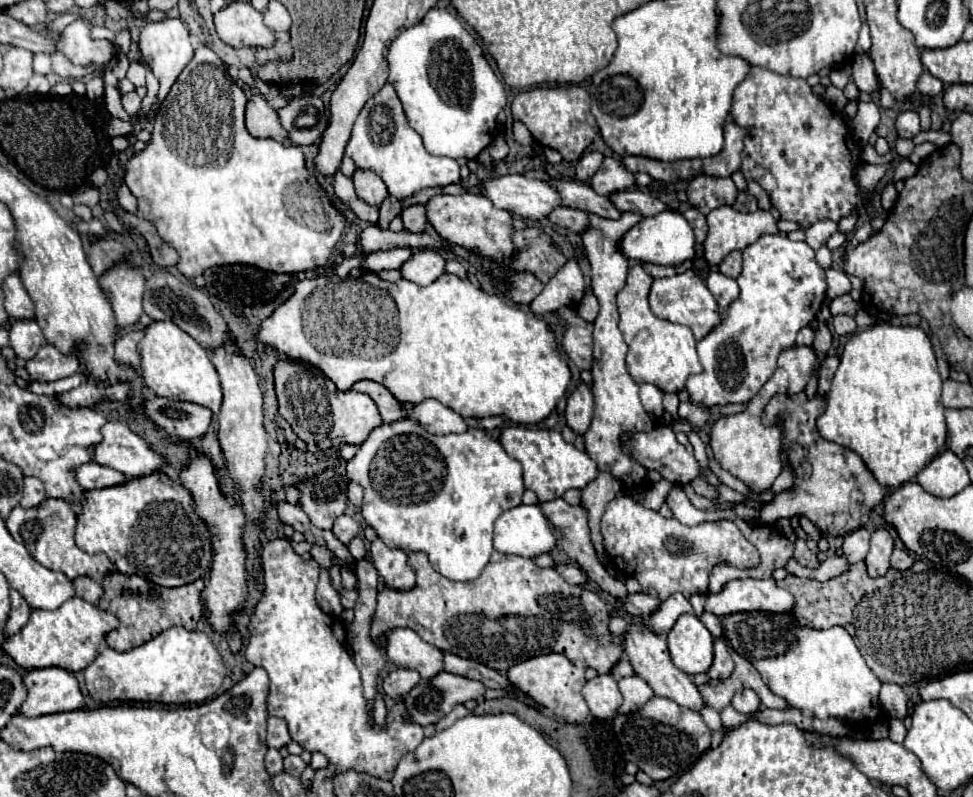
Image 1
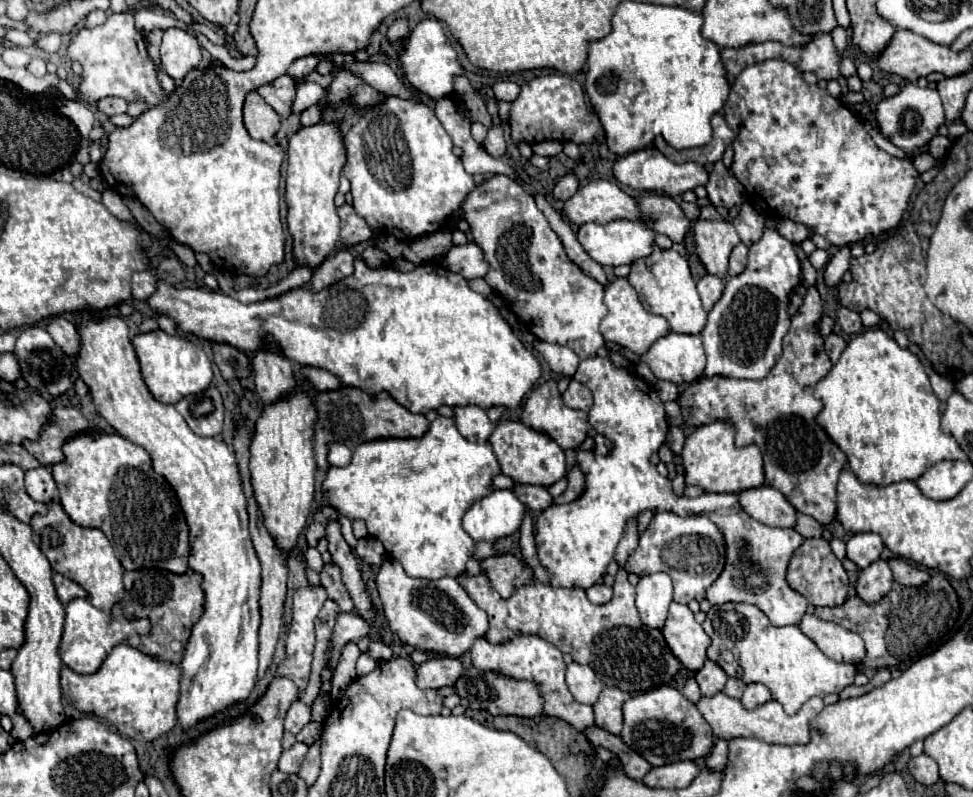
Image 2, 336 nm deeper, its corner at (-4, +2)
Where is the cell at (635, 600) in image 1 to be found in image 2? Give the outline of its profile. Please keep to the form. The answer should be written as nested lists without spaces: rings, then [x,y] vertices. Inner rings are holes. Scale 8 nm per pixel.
[[[595,584],[595,586],[587,588],[585,594],[593,604],[607,604],[611,600],[611,596],[613,596],[613,590],[609,586],[605,586],[605,584]]]

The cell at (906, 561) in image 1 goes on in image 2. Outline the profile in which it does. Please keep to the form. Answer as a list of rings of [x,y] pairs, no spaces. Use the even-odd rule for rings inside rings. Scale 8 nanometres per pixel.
[[[893,558],[889,560],[889,568],[893,572],[893,580],[903,584],[903,586],[921,586],[925,582],[929,582],[929,572],[911,564],[909,560],[901,560],[901,558]]]

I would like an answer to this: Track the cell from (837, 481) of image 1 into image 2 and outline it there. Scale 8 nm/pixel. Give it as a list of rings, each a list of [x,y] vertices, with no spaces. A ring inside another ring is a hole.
[[[815,286],[807,290],[803,304],[795,316],[791,316],[791,328],[783,340],[783,354],[771,372],[761,380],[737,380],[727,376],[701,376],[695,382],[687,384],[679,394],[677,402],[681,406],[683,420],[691,426],[703,426],[717,420],[727,420],[735,428],[735,446],[743,448],[749,444],[759,446],[763,454],[763,470],[765,470],[765,484],[777,488],[801,514],[813,516],[819,524],[829,524],[835,518],[835,488],[839,472],[845,468],[847,458],[845,454],[833,444],[827,432],[817,424],[817,414],[821,412],[823,404],[813,396],[815,384],[827,376],[829,368],[833,366],[827,352],[823,350],[823,336],[819,334],[819,320],[823,316],[821,298]]]

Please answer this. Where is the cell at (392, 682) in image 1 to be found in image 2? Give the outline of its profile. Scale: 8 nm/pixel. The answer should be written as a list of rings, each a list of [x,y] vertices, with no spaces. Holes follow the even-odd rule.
[[[443,656],[433,658],[417,668],[417,686],[419,688],[443,688],[453,686],[463,674],[463,664],[459,658]]]

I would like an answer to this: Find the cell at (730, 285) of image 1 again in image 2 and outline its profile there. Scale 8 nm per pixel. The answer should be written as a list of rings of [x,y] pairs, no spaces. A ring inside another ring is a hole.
[[[703,276],[699,282],[697,282],[697,290],[699,290],[699,296],[701,296],[701,302],[703,302],[703,308],[709,312],[715,302],[721,298],[721,292],[725,288],[725,282],[717,276]]]

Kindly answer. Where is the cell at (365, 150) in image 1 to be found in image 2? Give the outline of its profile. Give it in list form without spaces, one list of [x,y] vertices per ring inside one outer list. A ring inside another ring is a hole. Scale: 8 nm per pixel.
[[[389,96],[381,106],[367,110],[363,118],[345,134],[343,142],[345,166],[341,174],[351,182],[353,208],[357,216],[369,224],[373,234],[391,234],[399,242],[409,242],[413,238],[431,234],[461,208],[465,196],[475,188],[473,176],[465,172],[461,158],[453,154],[451,136],[445,132],[443,124],[427,104]]]

